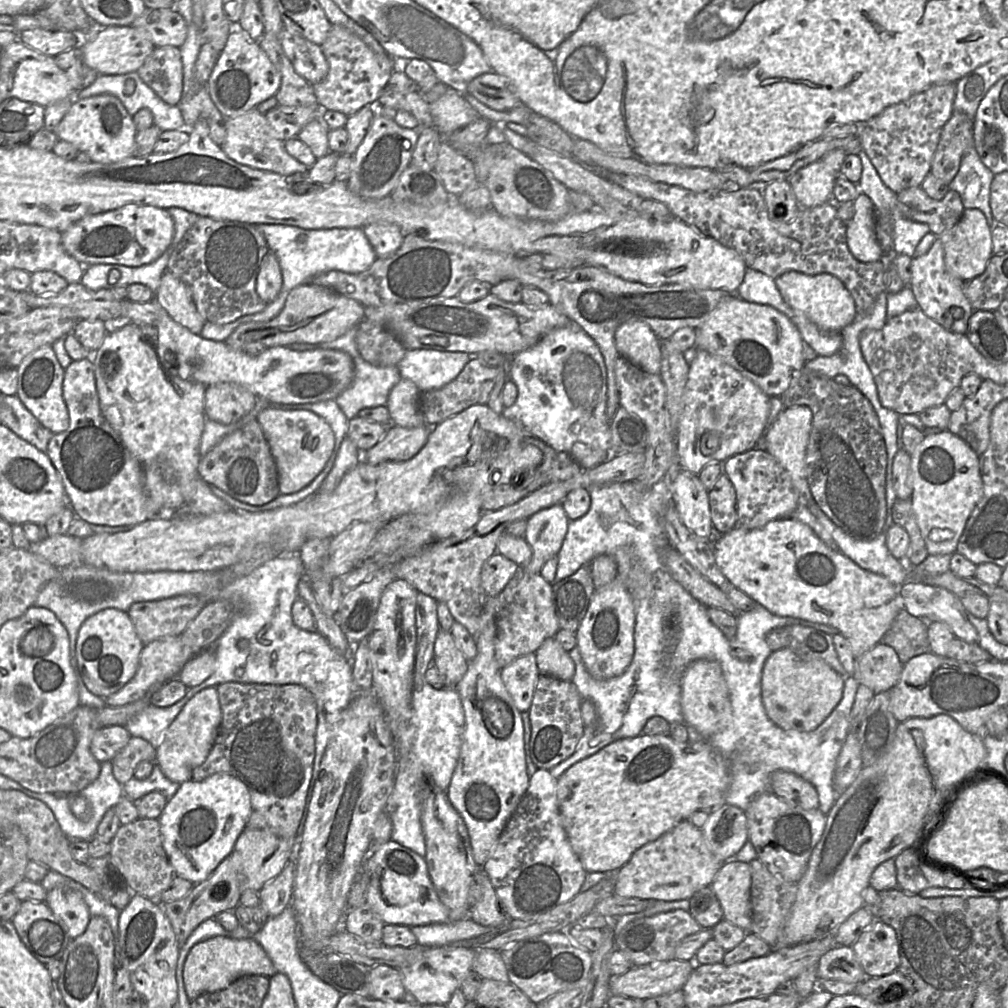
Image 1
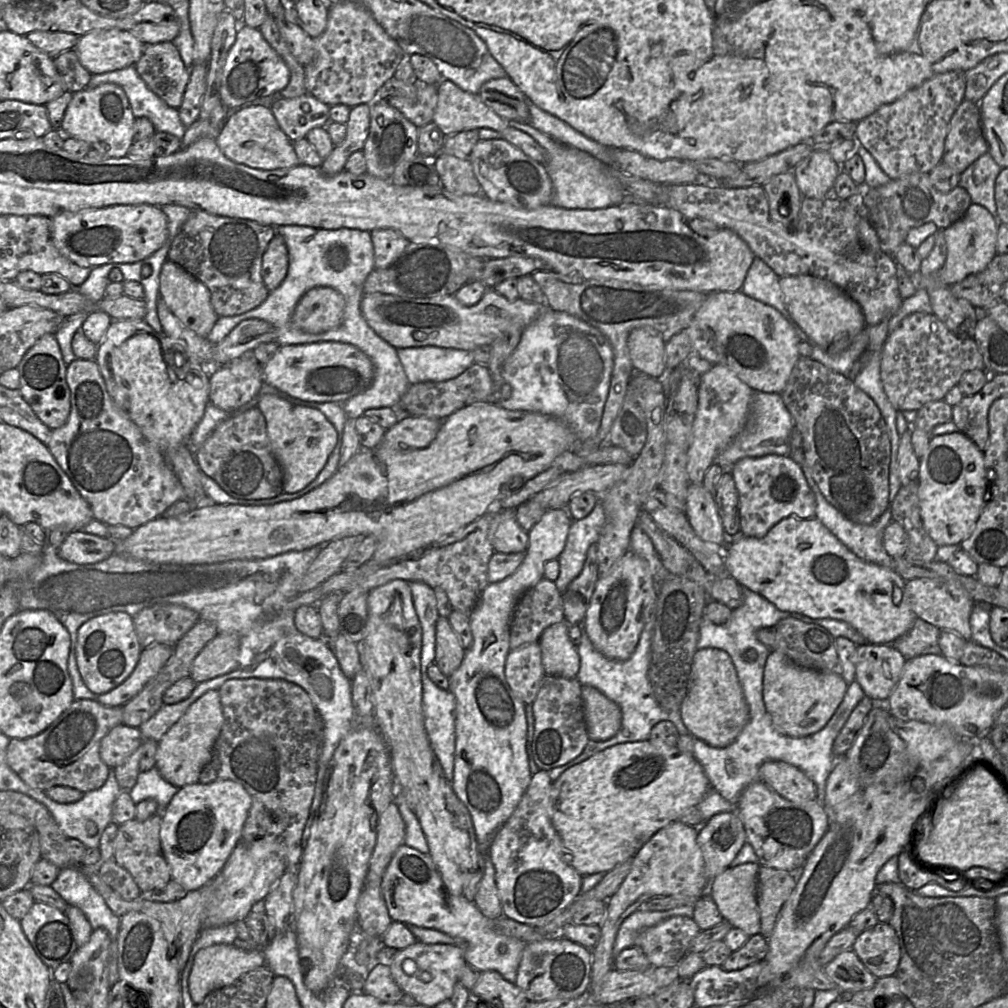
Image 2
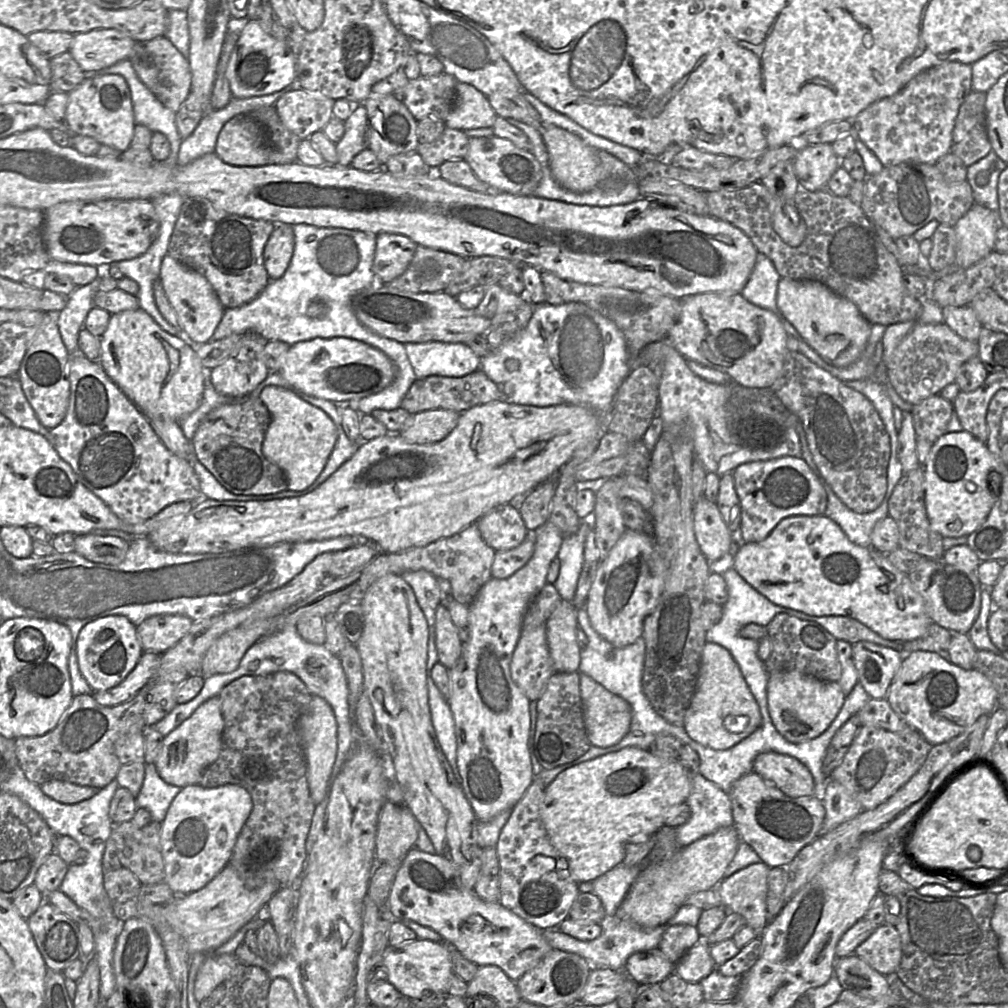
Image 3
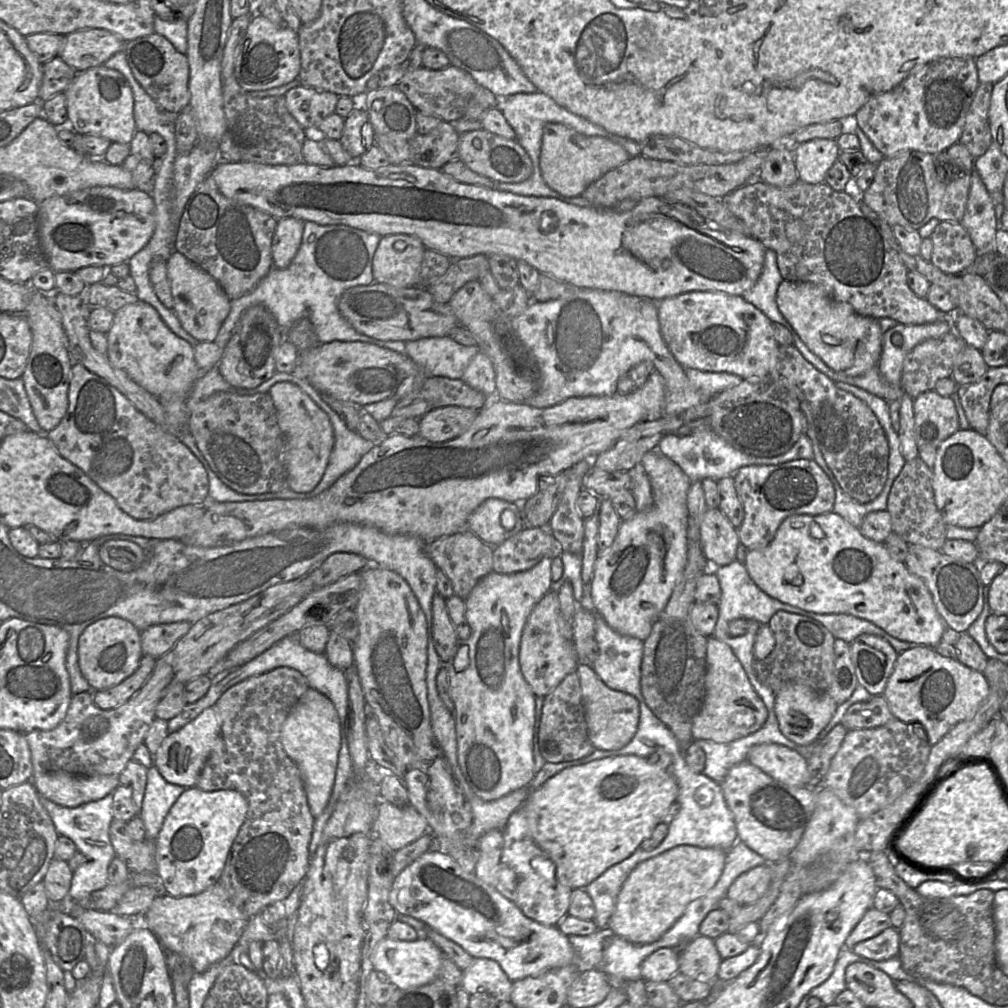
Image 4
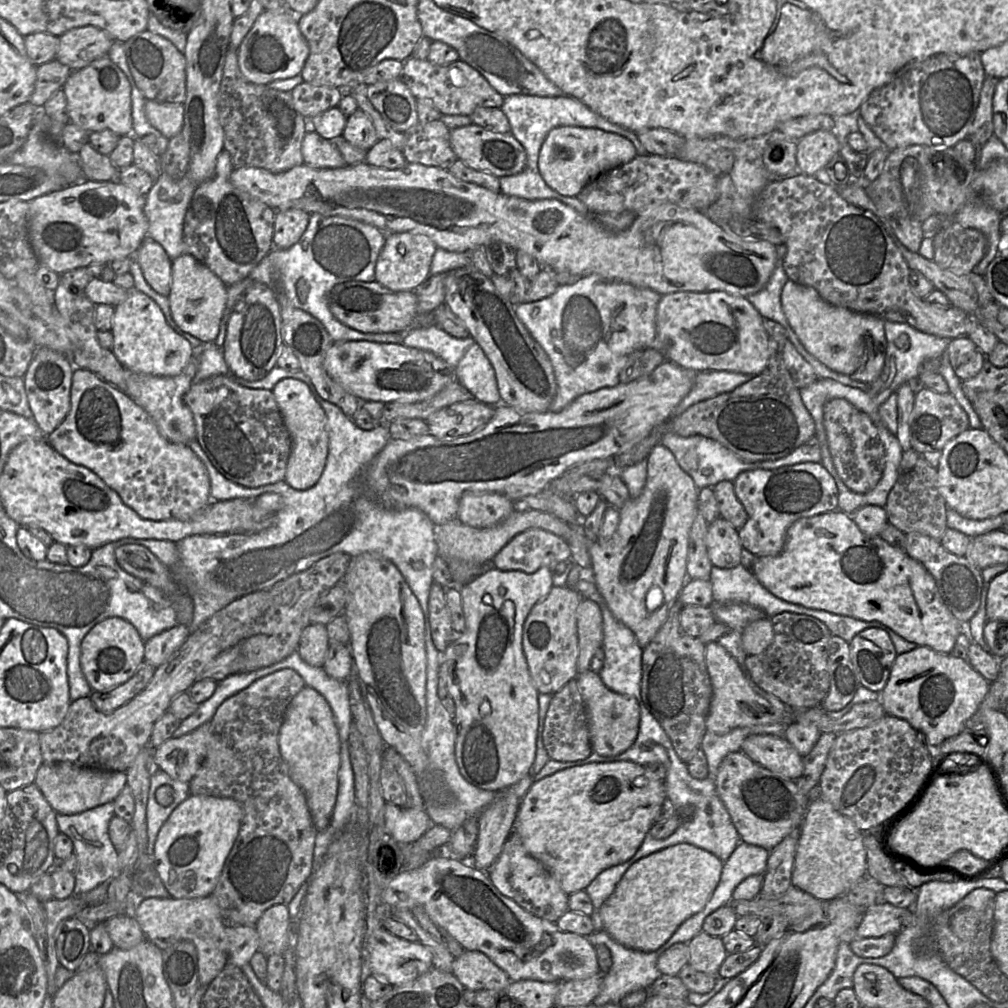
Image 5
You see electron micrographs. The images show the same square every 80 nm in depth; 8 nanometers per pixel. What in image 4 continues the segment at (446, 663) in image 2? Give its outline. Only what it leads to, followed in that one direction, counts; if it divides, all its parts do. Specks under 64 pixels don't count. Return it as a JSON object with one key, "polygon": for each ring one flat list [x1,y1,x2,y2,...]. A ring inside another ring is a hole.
{"polygon":[[439,593,432,600,432,634,435,649,444,664,451,658,459,638,448,614,446,599]]}

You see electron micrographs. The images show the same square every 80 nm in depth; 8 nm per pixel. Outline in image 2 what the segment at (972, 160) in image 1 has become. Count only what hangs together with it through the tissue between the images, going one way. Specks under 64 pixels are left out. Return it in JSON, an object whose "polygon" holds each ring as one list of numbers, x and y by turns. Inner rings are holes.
{"polygon":[[989,153,980,156,960,175,958,186,964,188,972,203,986,208,999,222,995,204,995,182,1002,168]]}

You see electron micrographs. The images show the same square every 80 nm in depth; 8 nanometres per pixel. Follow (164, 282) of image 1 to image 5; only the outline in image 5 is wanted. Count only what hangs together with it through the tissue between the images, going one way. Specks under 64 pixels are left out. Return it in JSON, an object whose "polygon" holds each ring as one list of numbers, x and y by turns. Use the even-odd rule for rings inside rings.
{"polygon":[[190,254,172,261,171,290,168,296,174,322,181,330,205,344,214,343,227,303,227,286,205,264]]}

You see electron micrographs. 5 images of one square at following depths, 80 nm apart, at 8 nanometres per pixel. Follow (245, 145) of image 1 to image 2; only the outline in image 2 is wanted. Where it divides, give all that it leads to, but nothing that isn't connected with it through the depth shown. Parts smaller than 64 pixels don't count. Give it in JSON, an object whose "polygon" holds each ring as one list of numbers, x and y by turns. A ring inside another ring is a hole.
{"polygon":[[250,105,230,114,216,137,222,153,233,162,262,170,274,170,296,166,299,160,293,141,282,131,268,107]]}

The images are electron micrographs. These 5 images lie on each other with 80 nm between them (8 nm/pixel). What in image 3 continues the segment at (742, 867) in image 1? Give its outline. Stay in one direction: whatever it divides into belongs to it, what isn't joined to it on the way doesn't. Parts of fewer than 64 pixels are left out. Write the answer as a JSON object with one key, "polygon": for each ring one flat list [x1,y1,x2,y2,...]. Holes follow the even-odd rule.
{"polygon":[[762,861,748,865,731,876,723,878,716,890,722,907,745,918,746,926,760,935,767,924,767,891,770,867]]}

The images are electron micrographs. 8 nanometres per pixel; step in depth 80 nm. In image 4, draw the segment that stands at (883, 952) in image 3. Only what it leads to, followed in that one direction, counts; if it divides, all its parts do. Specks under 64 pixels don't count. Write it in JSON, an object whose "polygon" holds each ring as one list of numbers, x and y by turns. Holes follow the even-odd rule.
{"polygon":[[889,927,878,935,857,943,853,952,864,958,884,961,899,954,900,934,899,930]]}

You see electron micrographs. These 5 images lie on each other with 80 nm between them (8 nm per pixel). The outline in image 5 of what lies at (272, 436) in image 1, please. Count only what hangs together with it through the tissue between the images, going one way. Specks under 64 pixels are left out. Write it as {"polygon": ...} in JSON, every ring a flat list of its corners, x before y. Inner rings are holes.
{"polygon":[[282,379,271,391,291,436,291,453,287,462,285,481,298,491,311,489,323,473,329,452,327,417,309,386,300,380]]}

